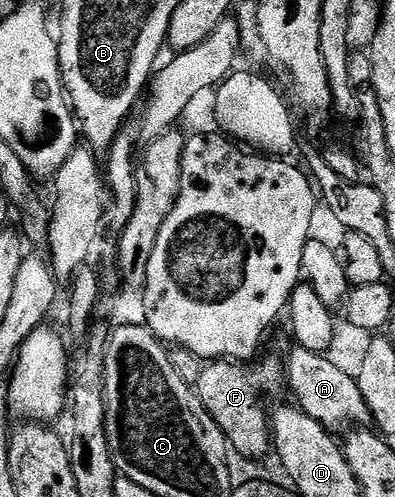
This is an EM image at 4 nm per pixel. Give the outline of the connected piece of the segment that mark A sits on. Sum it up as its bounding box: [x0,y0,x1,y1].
[286,345,373,433]

